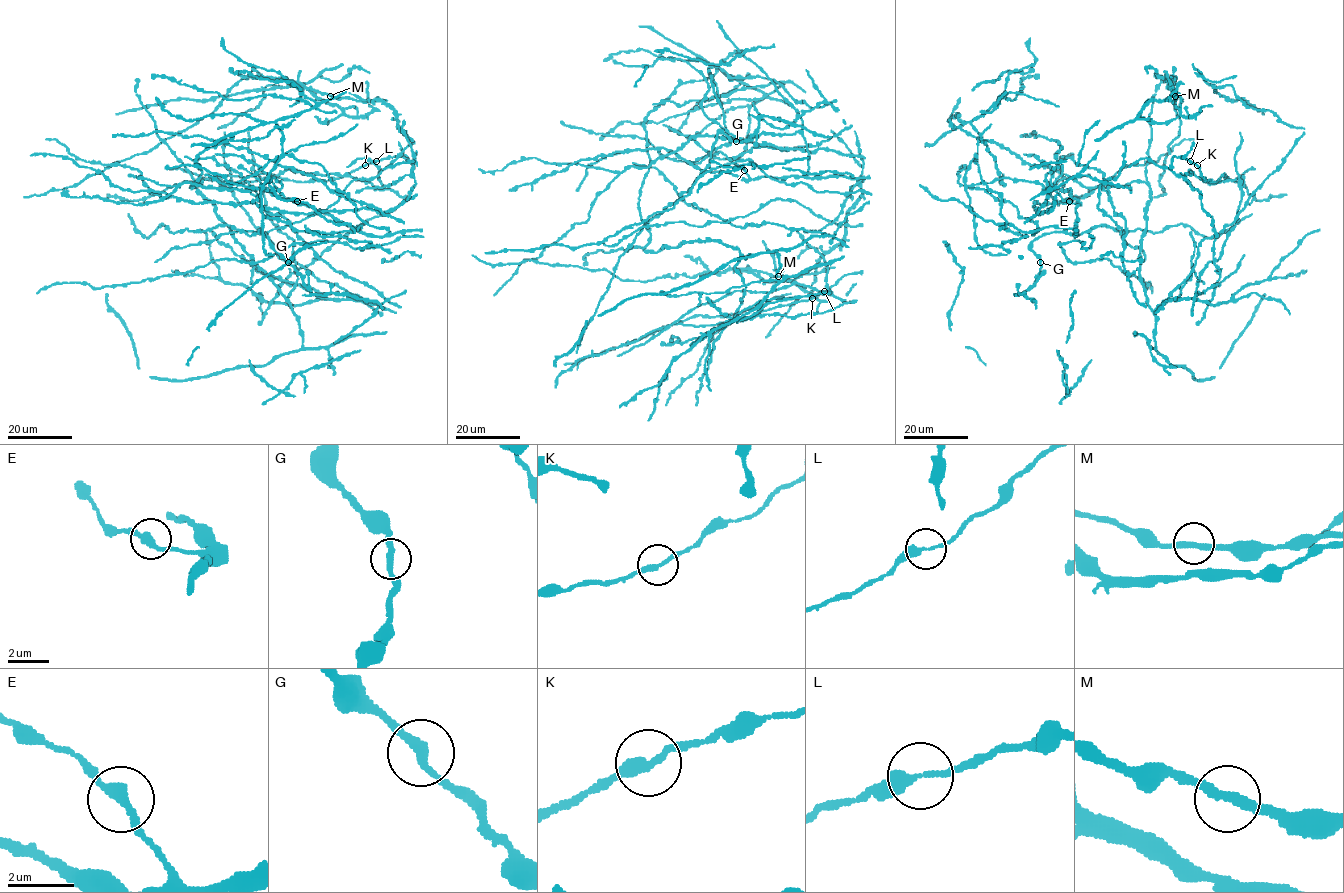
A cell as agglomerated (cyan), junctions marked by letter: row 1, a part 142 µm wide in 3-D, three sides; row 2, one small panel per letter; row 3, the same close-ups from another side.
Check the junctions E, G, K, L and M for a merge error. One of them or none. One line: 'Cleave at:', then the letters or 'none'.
Cleave at: none

